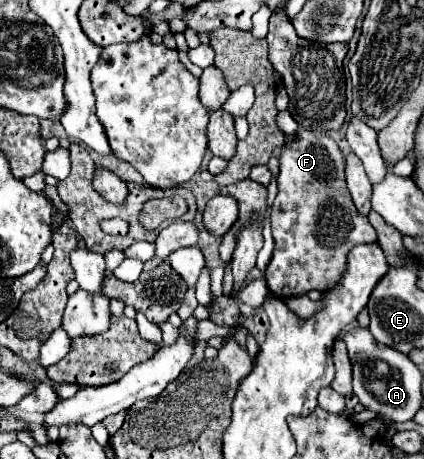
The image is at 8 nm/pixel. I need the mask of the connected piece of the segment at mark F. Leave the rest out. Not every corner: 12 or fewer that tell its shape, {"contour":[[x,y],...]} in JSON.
{"contour":[[329,132],[281,148],[265,270],[277,296],[329,290],[377,244]]}

